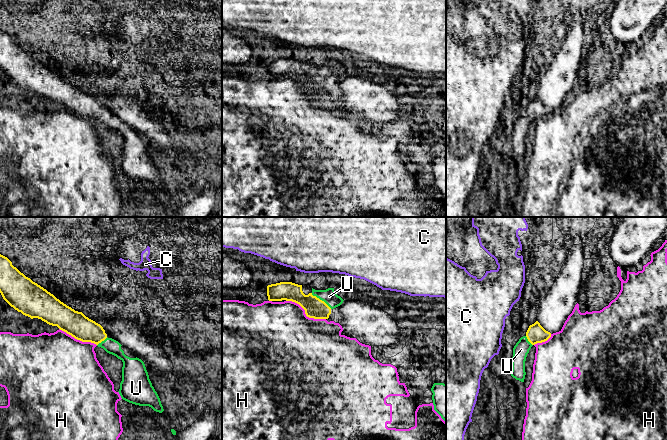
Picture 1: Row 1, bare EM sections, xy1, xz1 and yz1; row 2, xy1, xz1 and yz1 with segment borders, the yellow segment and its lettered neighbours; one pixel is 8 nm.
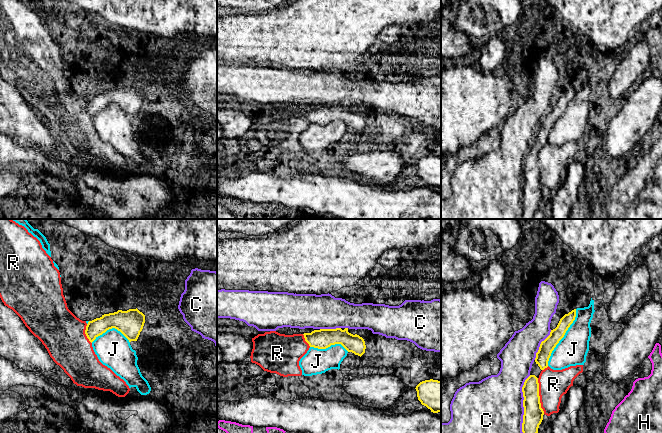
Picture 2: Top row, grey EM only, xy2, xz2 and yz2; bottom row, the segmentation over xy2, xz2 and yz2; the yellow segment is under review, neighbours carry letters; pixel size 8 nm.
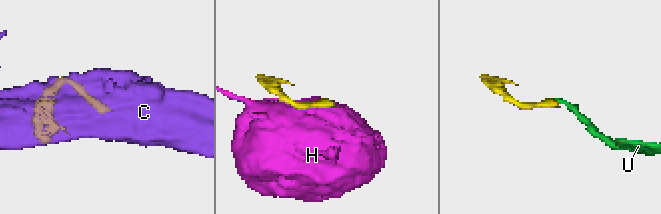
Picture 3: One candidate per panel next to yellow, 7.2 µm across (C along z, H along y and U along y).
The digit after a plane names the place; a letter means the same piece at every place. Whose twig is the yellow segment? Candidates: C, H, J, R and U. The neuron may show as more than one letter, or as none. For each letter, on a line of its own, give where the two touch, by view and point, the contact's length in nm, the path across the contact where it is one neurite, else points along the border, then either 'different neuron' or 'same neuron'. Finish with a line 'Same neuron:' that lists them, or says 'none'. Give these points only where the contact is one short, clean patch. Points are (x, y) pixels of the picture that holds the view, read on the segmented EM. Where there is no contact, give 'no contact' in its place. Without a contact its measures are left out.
C: yz2 (523, 404) | 460 nm | different neuron
H: xz1 (305, 313) | 360 nm | different neuron
J: yz2 (563, 336) | 500 nm | different neuron
R: yz2 (539, 396) | 300 nm | different neuron
U: xz1 (321, 300) | 200 nm | across xz1 (315, 308), (321, 300), (329, 296) | same neuron
Same neuron: U

